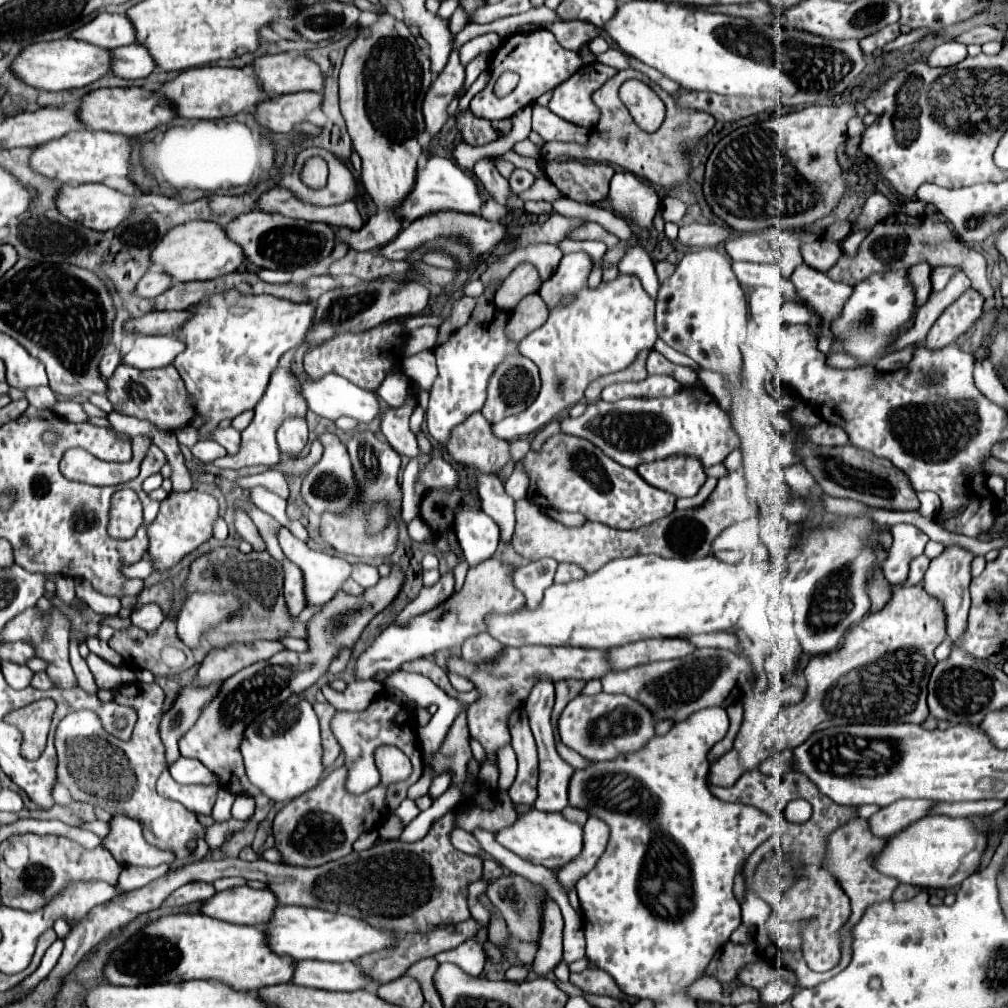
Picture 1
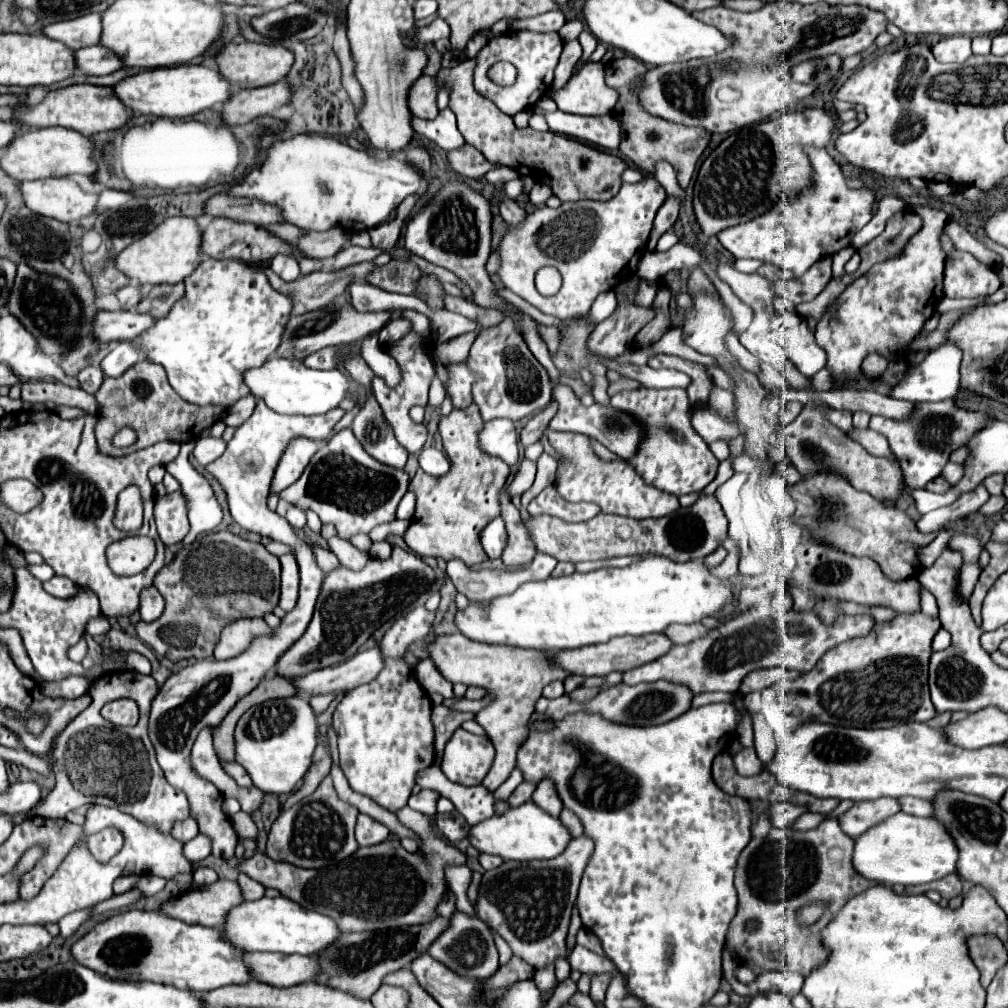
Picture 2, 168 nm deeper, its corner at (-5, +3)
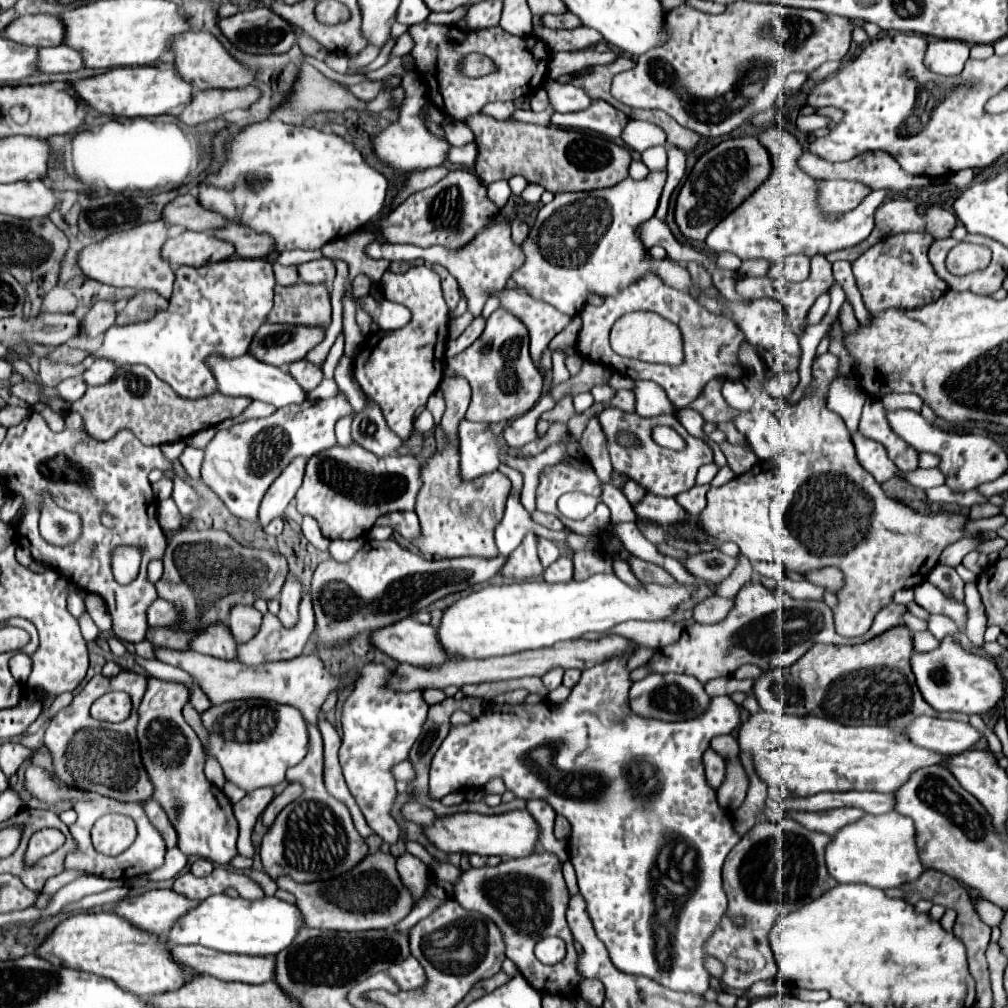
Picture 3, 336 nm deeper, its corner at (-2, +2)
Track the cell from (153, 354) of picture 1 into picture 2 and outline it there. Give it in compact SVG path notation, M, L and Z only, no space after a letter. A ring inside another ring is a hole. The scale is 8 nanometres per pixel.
M120 342L116 348L112 348L108 352L108 356L102 360L100 368L104 372L104 376L116 378L120 374L124 374L132 364L136 364L142 358L140 350L136 350L132 344L128 342Z

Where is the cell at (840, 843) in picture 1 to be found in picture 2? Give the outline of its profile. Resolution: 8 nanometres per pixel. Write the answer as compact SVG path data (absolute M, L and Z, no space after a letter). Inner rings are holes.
M828 818L810 830L772 828L766 838L752 838L736 862L734 886L738 892L738 912L726 936L726 946L732 946L736 960L746 964L756 976L774 970L808 976L810 968L824 958L812 958L808 946L798 948L796 944L796 936L800 936L800 908L824 902L826 916L822 914L822 918L828 918L830 914L834 916L850 896L874 884L852 868L852 848L854 840L840 830L836 818ZM752 918L758 920L758 930L746 932L744 924Z

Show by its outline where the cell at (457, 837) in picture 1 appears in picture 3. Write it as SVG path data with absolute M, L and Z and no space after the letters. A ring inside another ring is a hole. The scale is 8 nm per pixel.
M417 801L407 803L407 805L403 807L403 815L405 815L409 821L413 821L413 823L417 823L417 825L421 825L421 827L429 827L429 825L433 825L433 823L439 819L437 813L435 813L431 807L427 807L427 805L423 805L423 803L417 803Z

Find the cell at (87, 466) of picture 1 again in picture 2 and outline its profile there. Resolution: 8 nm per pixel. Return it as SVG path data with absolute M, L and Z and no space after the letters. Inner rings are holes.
M148 360L136 362L120 378L106 378L94 396L96 400L100 400L100 408L104 408L104 412L98 416L94 432L100 452L108 456L124 456L162 440L172 440L172 442L196 440L204 428L210 428L214 422L218 422L224 416L220 408L212 408L212 406L200 408L184 402L168 384L164 368ZM126 426L134 428L136 432L134 446L114 448L112 446L114 434Z

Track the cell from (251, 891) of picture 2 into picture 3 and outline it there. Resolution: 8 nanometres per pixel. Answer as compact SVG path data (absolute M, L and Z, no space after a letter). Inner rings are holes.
M251 870L248 876L261 886L261 888L265 892L265 895L267 896L275 895L278 889L277 884L263 871Z

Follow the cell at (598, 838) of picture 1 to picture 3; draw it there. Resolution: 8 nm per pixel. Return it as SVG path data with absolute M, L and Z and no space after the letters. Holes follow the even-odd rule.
M537 851L533 857L521 857L521 859L507 859L501 861L497 867L481 867L481 869L469 869L465 871L459 881L455 883L455 899L457 903L467 909L467 911L477 911L485 917L489 917L501 931L503 935L503 943L505 943L505 953L507 957L517 965L517 969L521 971L521 975L535 985L541 993L555 993L555 995L567 995L573 993L575 987L581 981L581 975L575 969L577 963L577 951L573 947L573 935L571 929L567 925L567 905L569 905L569 893L567 893L567 885L563 879L563 863L559 861L559 857L555 853L549 851ZM545 937L561 937L567 945L567 955L561 963L557 965L543 965L537 957L535 957L535 945L545 939Z

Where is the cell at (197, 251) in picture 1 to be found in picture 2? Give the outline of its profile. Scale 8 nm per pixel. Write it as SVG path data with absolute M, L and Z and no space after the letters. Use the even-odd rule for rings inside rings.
M166 218L152 232L146 232L142 238L126 246L114 258L114 266L132 282L138 282L142 286L144 284L150 284L150 286L178 284L188 274L192 274L202 260L200 238L202 238L202 232L198 230L194 218Z

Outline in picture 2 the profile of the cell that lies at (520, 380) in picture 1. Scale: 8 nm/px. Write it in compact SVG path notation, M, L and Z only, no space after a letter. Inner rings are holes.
M504 316L504 320L496 326L478 330L464 364L468 364L468 368L480 376L480 380L472 386L472 398L480 408L484 422L494 418L508 418L514 422L522 420L540 408L546 408L552 398L552 382L546 370L532 356L510 316Z

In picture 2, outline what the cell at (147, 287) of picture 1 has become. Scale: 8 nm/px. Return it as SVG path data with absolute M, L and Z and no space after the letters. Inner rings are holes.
M128 284L128 286L124 286L124 288L120 288L120 290L116 292L116 298L118 298L122 310L132 310L132 308L140 302L140 298L142 298L142 296L140 296L140 286Z

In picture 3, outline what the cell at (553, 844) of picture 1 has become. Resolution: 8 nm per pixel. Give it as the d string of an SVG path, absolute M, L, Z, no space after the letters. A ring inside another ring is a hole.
M517 809L501 815L479 815L479 813L457 813L441 817L433 829L425 829L431 843L445 853L477 853L477 855L499 855L503 859L527 857L537 851L539 845L539 825L527 813L527 809Z

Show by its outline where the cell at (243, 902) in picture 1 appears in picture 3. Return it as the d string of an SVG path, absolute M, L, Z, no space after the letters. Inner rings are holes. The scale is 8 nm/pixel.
M159 889L121 901L115 913L127 921L133 921L133 925L141 925L141 929L167 935L171 927L199 903L201 901L189 899L187 895L173 889Z

